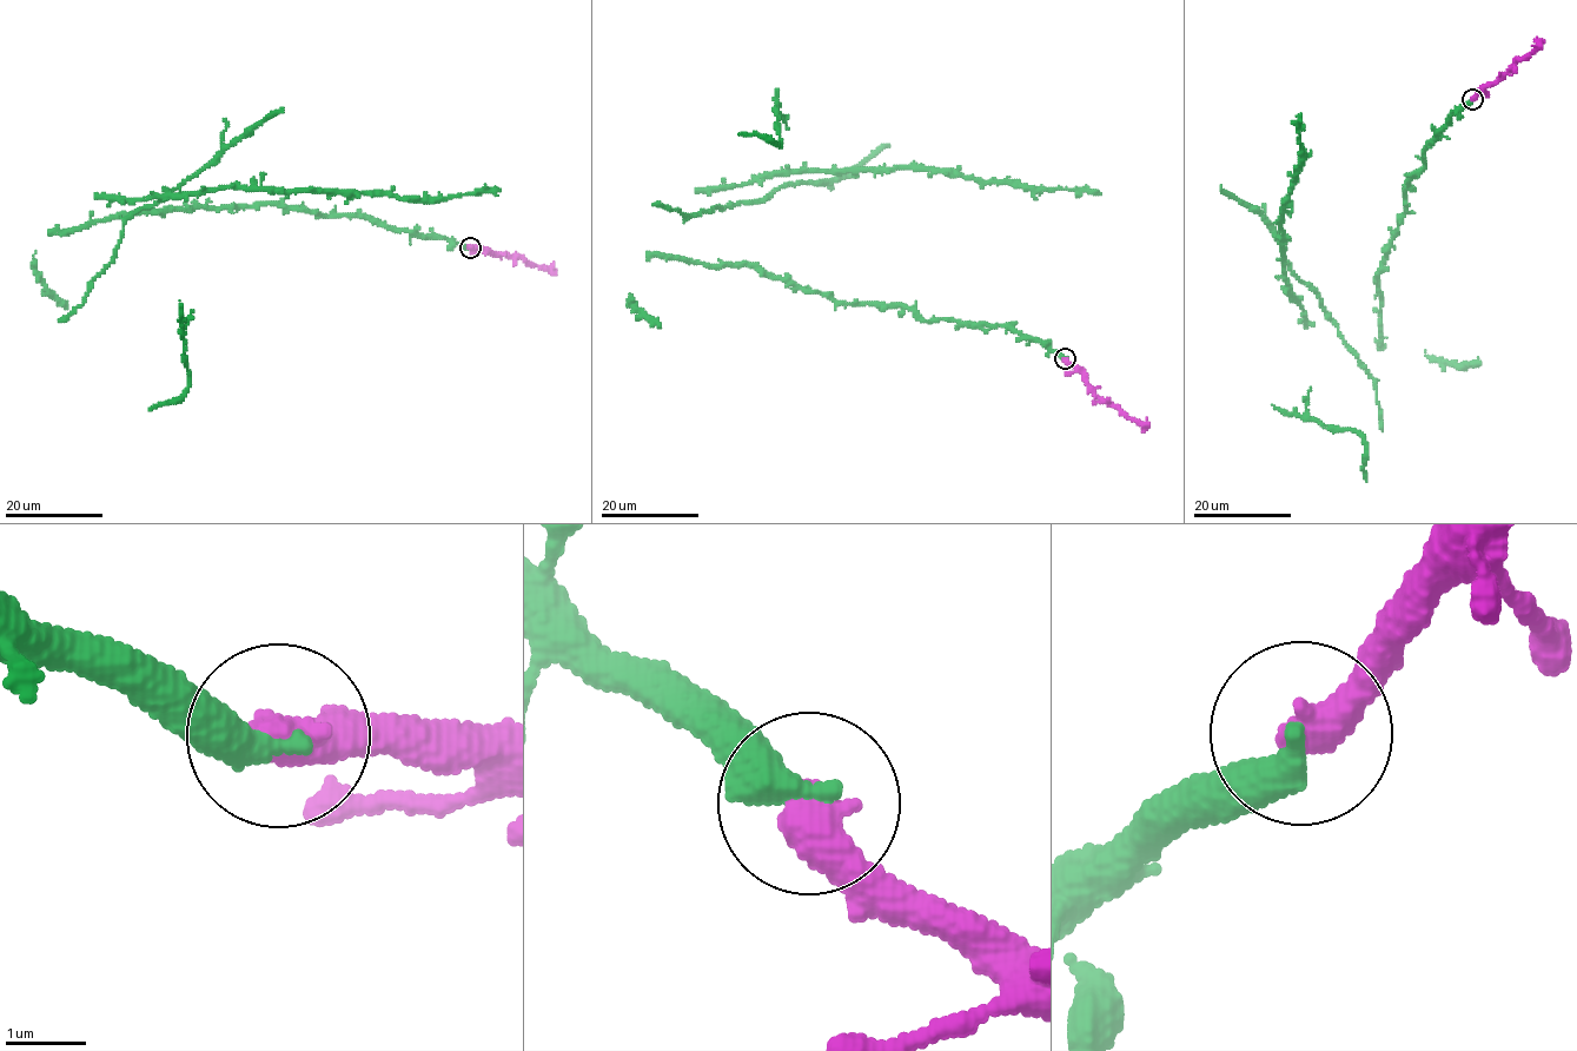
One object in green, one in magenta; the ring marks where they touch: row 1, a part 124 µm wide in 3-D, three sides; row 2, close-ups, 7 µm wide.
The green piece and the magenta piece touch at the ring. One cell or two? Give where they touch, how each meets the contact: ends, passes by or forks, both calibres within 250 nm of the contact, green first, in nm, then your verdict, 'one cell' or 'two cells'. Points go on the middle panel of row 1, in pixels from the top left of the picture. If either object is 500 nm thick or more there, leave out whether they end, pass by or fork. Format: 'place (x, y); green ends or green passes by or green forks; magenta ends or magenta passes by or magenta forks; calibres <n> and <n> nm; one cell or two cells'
place (1065, 358); calibres 440 and 550 nm; one cell

